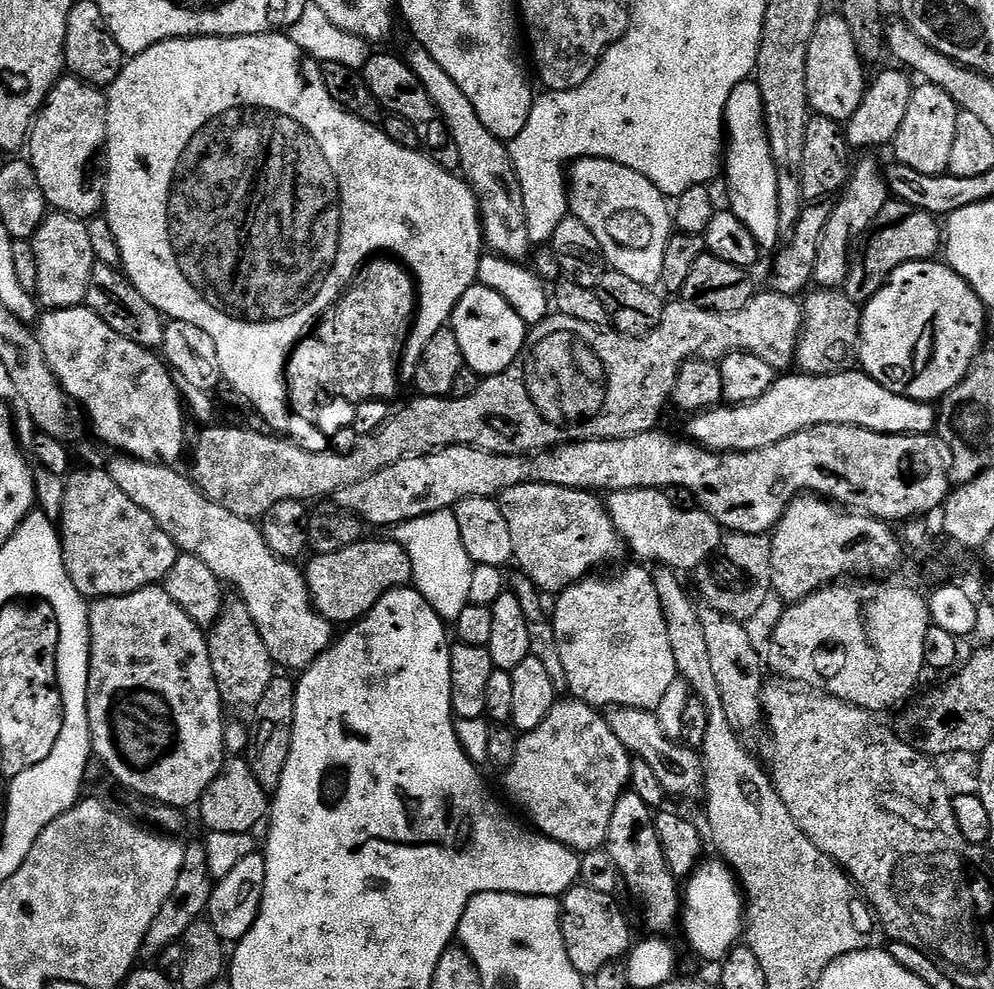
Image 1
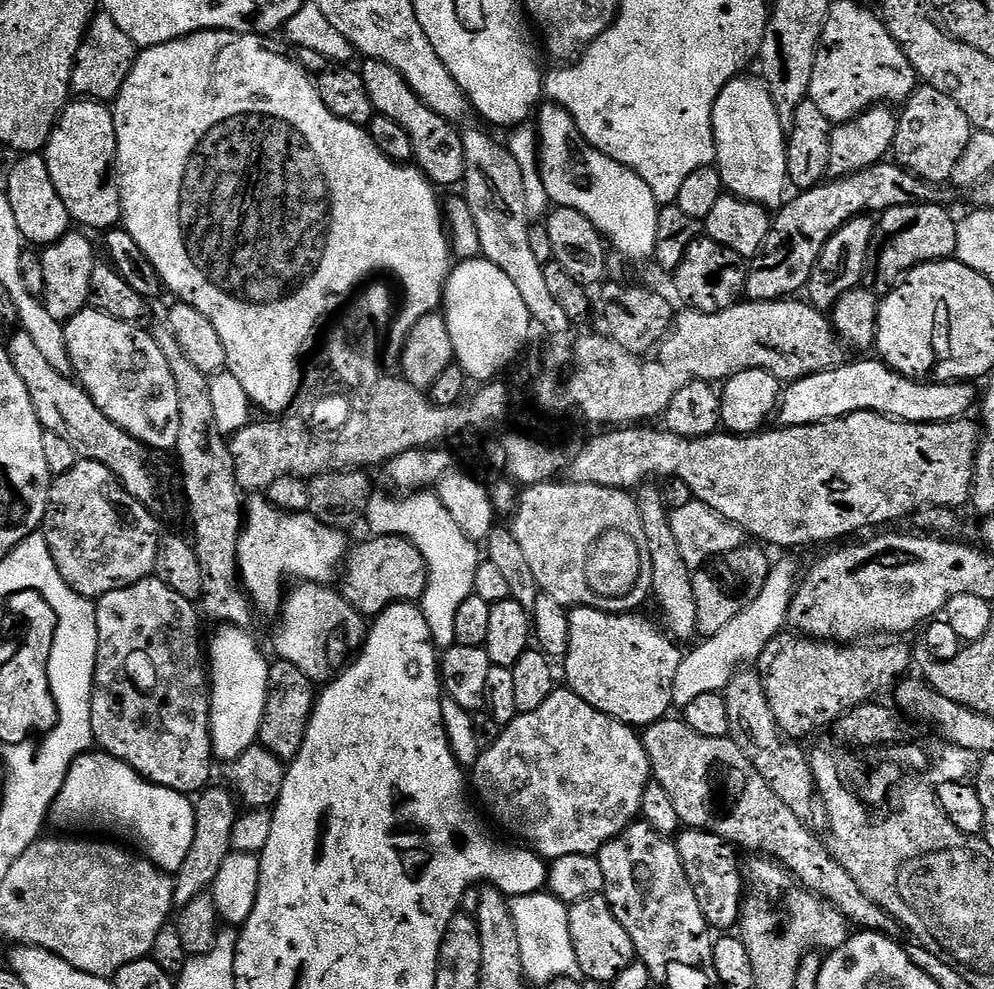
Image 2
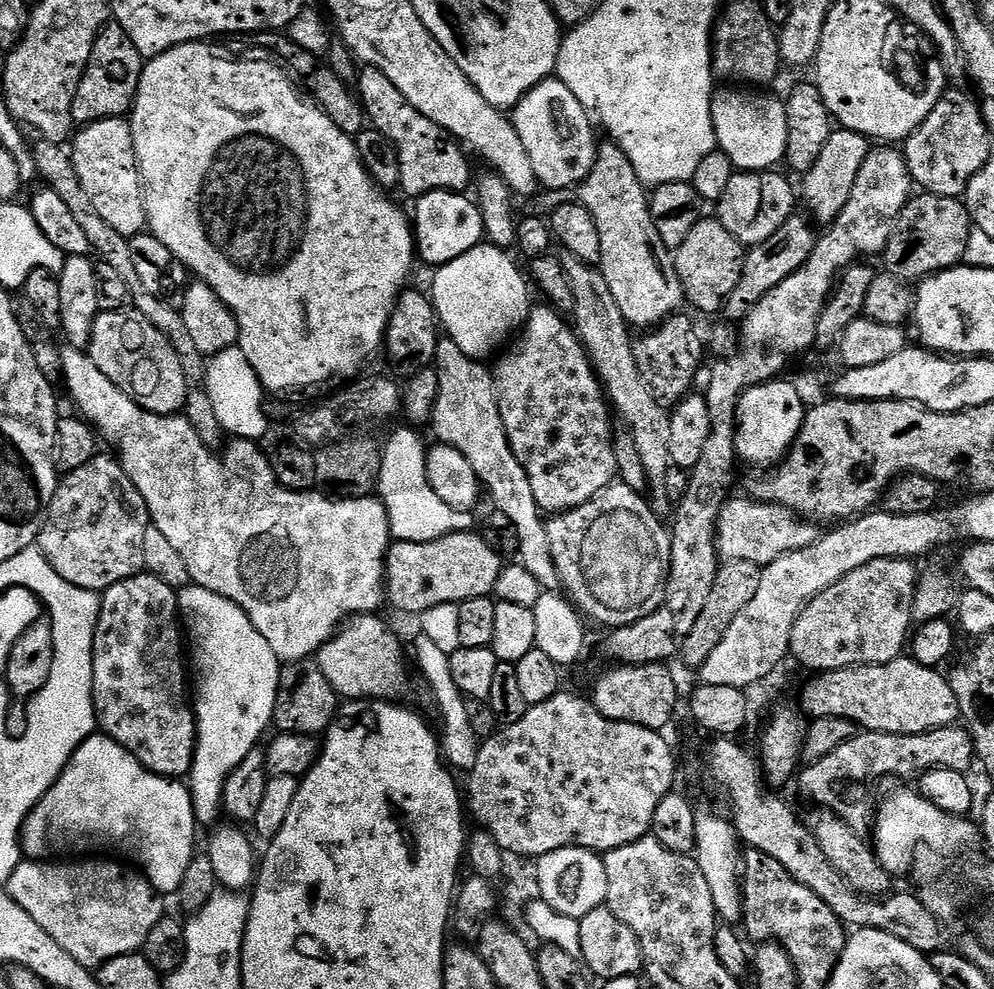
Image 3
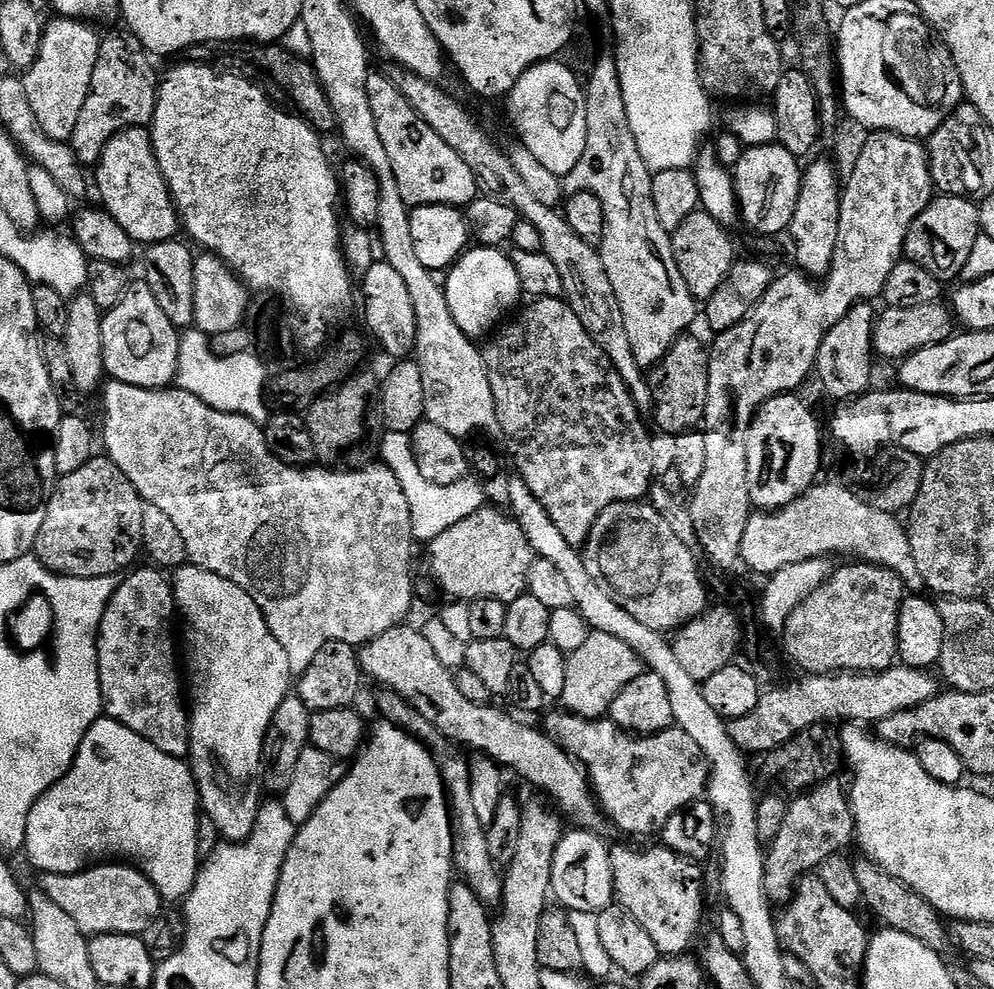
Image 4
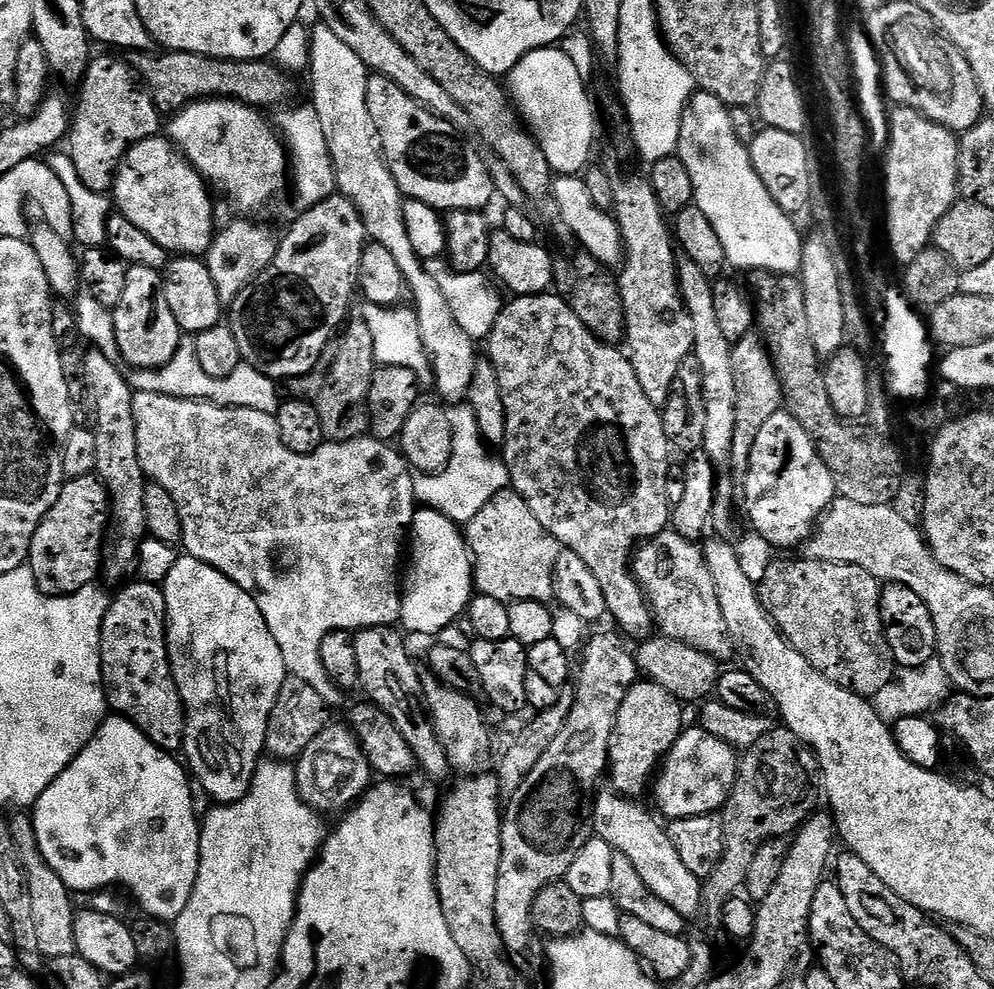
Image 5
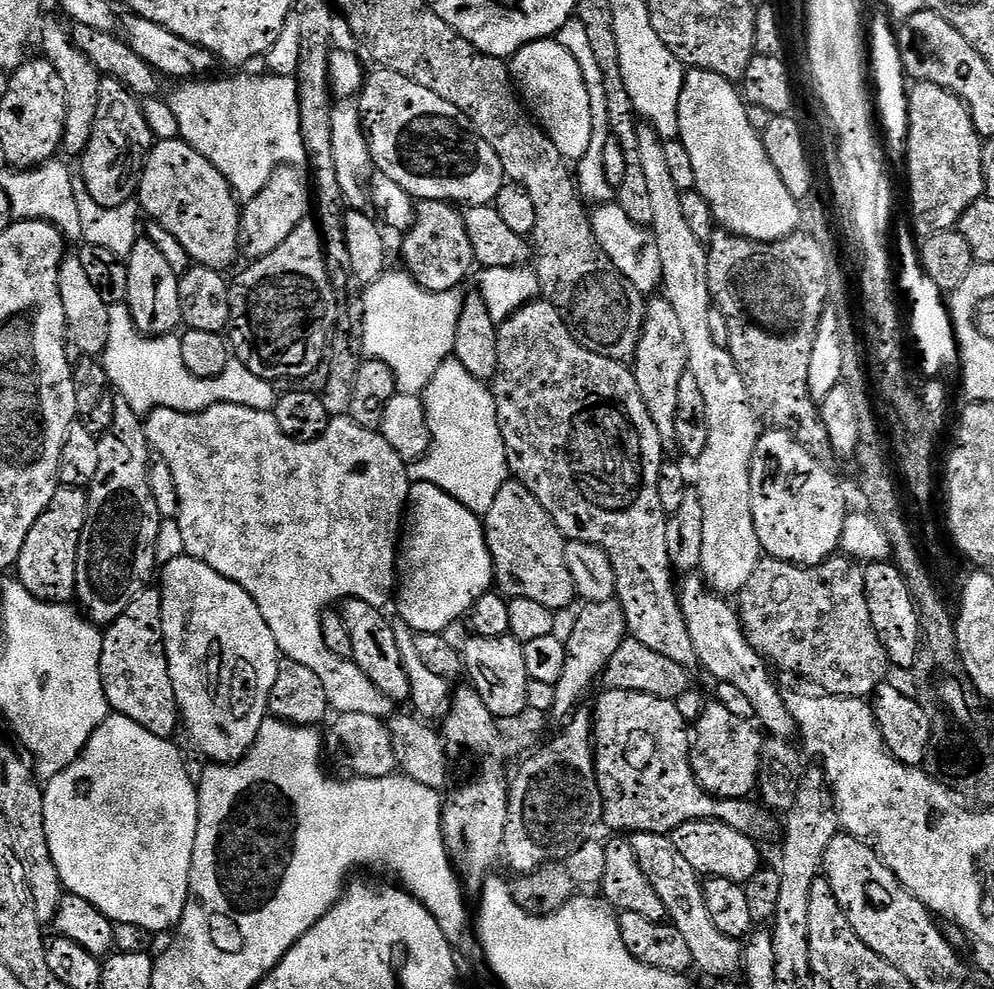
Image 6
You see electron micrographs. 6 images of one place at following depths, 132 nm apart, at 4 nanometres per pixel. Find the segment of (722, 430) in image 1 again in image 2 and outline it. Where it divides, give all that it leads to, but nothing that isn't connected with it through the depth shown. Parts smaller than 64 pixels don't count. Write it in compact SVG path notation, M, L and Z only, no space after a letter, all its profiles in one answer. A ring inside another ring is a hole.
M879 359L860 360L857 364L845 362L828 372L819 372L801 380L791 381L783 389L778 405L778 420L785 428L820 424L824 420L836 420L840 416L849 416L851 412L881 412L896 420L908 420L911 424L943 424L949 420L958 420L969 415L972 403L977 403L978 392L968 382L925 382L920 378L904 376L889 368Z

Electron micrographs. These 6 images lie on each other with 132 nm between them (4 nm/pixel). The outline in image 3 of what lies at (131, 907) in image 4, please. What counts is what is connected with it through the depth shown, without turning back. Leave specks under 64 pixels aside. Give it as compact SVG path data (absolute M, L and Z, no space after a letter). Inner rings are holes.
M80 858L77 864L68 862L45 862L43 860L21 859L14 874L10 874L6 885L8 893L36 922L69 952L79 964L89 970L99 969L110 958L125 956L131 952L139 953L143 949L146 938L150 938L150 930L158 926L160 919L166 915L166 908L161 893L149 882L147 876L127 863L115 864L104 858Z

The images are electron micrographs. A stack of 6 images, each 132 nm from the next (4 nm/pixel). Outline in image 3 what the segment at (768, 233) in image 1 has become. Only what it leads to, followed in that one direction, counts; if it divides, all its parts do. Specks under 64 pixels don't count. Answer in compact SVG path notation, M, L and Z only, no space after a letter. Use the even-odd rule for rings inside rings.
M728 86L712 98L712 121L719 151L741 172L767 172L786 154L786 110L784 100L767 96L764 90L741 90Z

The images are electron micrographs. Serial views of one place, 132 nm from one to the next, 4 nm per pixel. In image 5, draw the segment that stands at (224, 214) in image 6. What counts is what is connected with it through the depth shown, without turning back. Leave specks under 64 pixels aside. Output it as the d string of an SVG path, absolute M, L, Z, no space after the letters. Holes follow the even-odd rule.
M157 134L138 142L124 155L124 161L116 172L111 195L119 215L130 218L130 222L134 222L138 230L150 234L150 238L154 238L158 246L162 246L170 254L200 258L210 250L214 235L214 203L208 197L208 192L210 193L209 185L184 157L184 153L171 140Z

